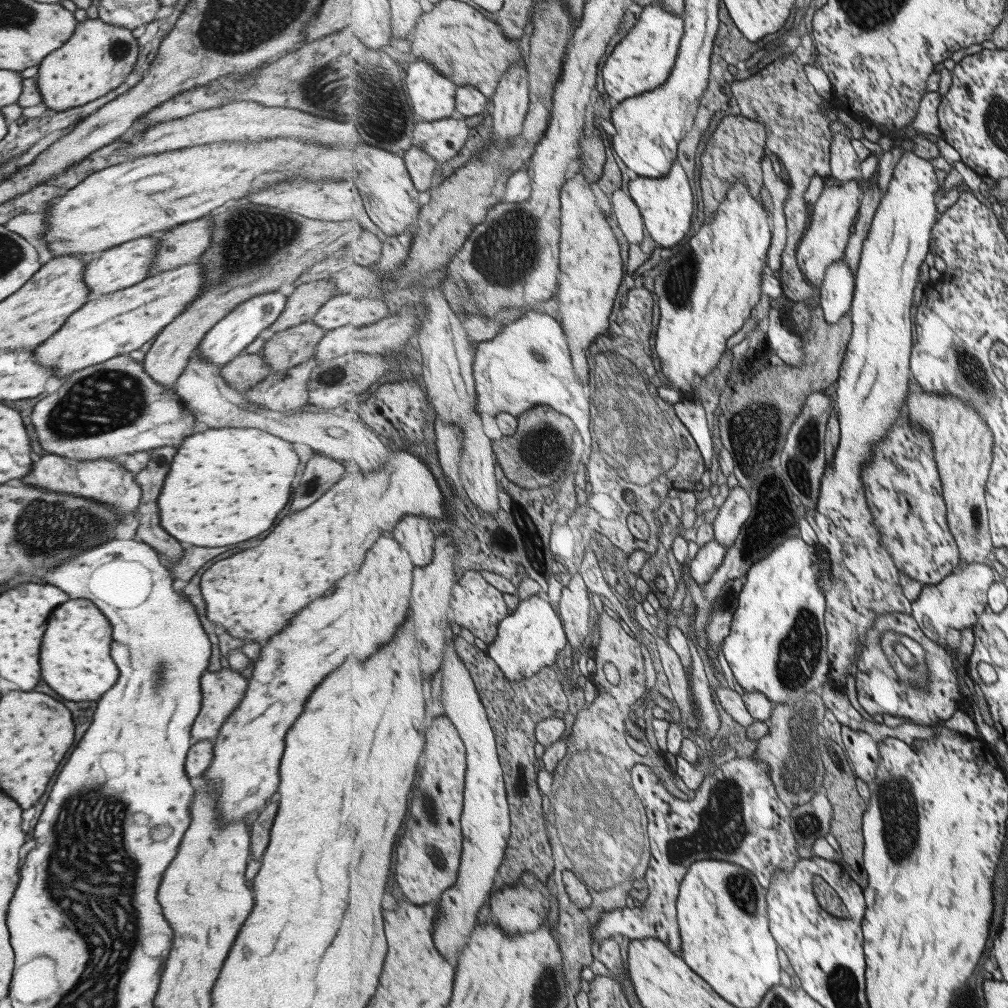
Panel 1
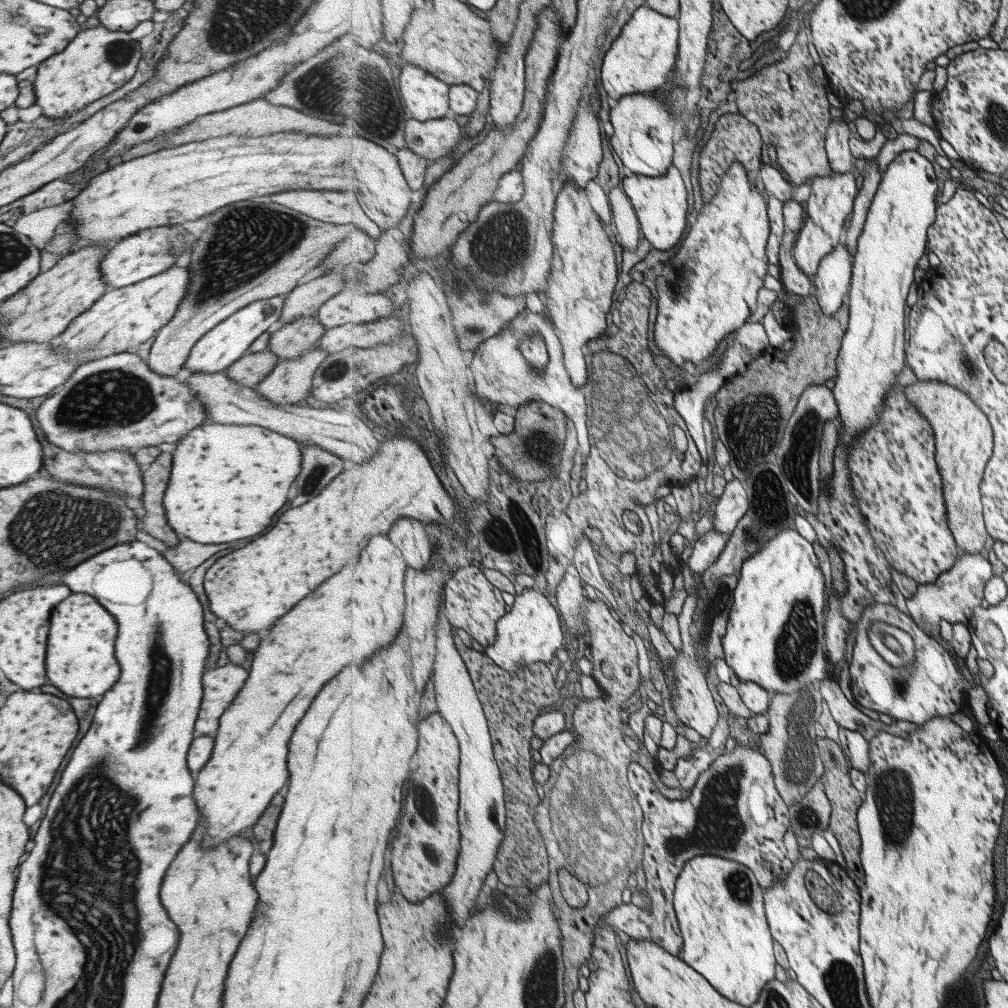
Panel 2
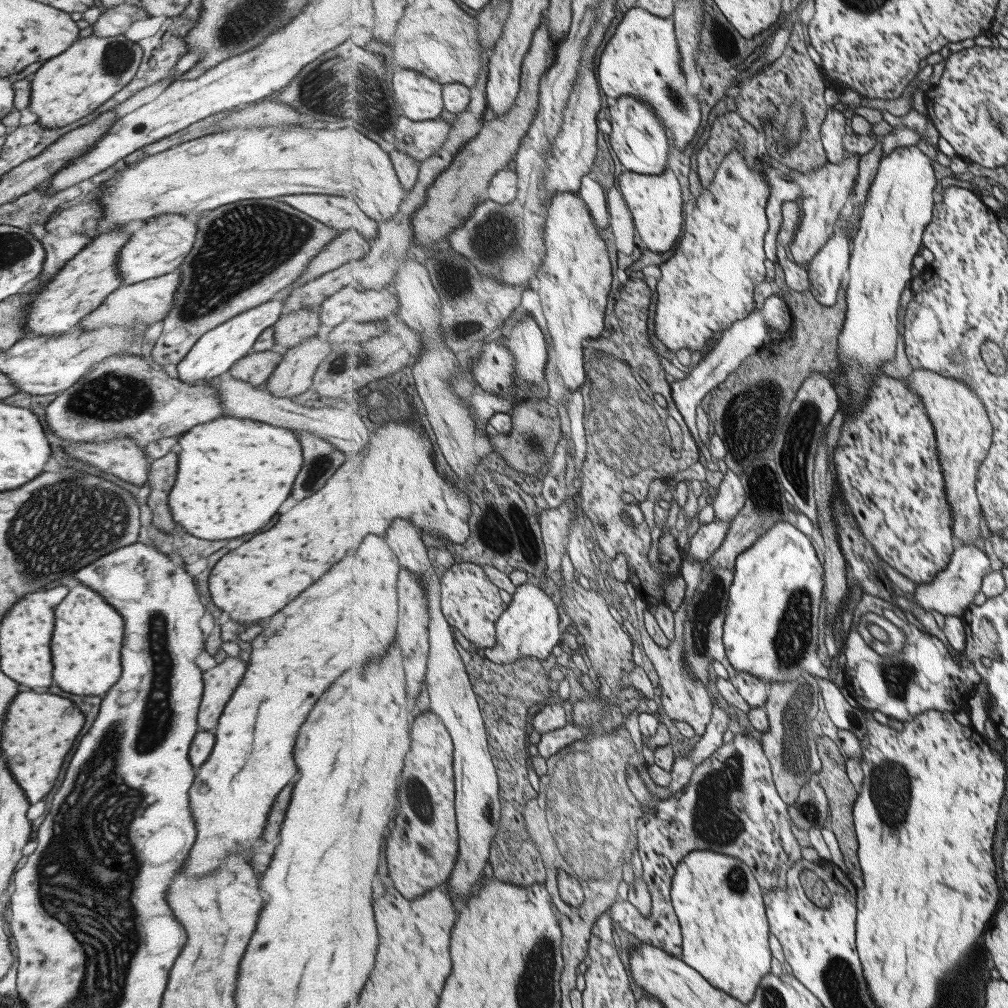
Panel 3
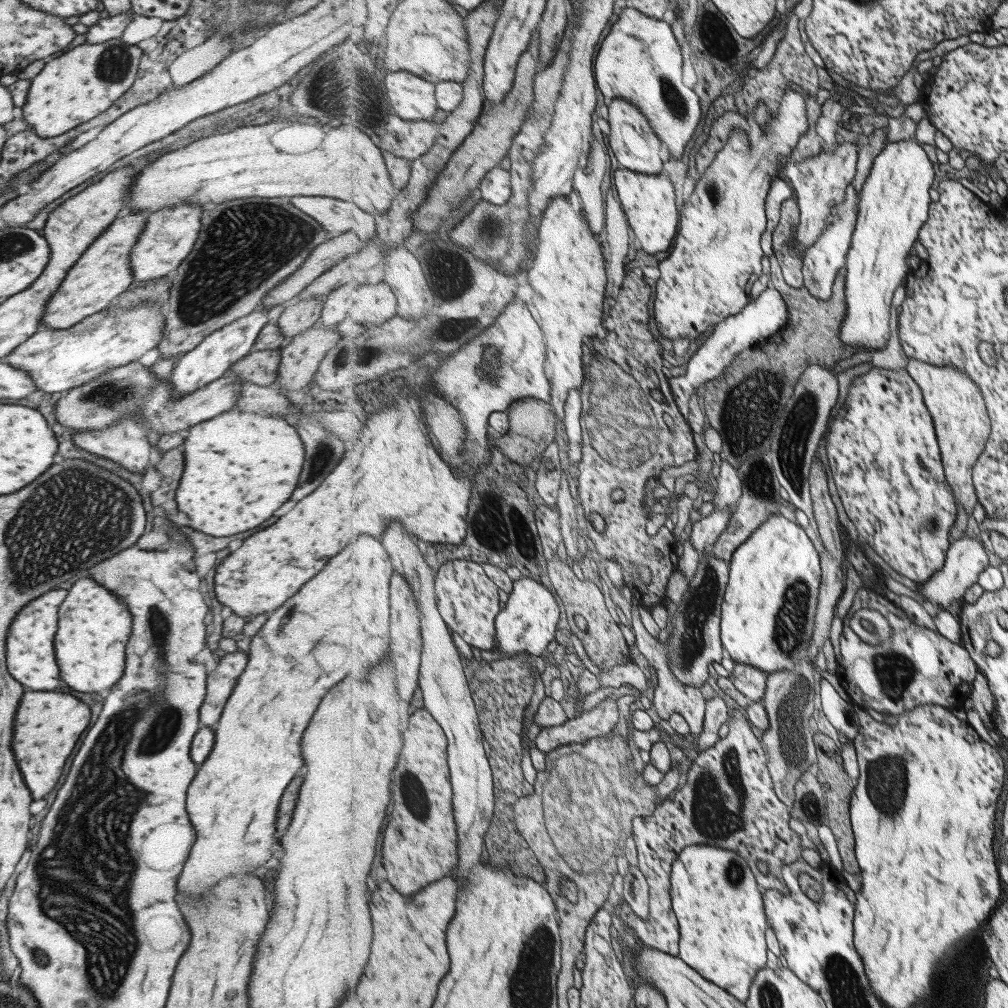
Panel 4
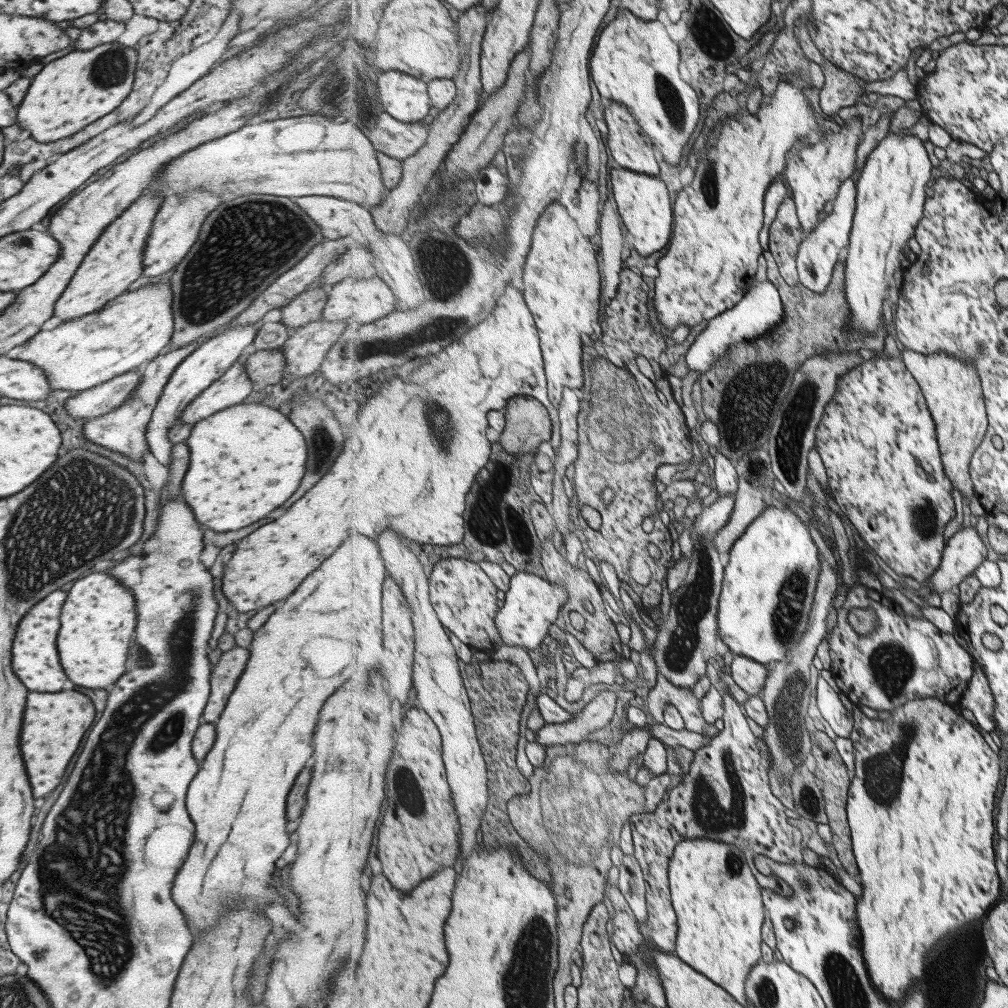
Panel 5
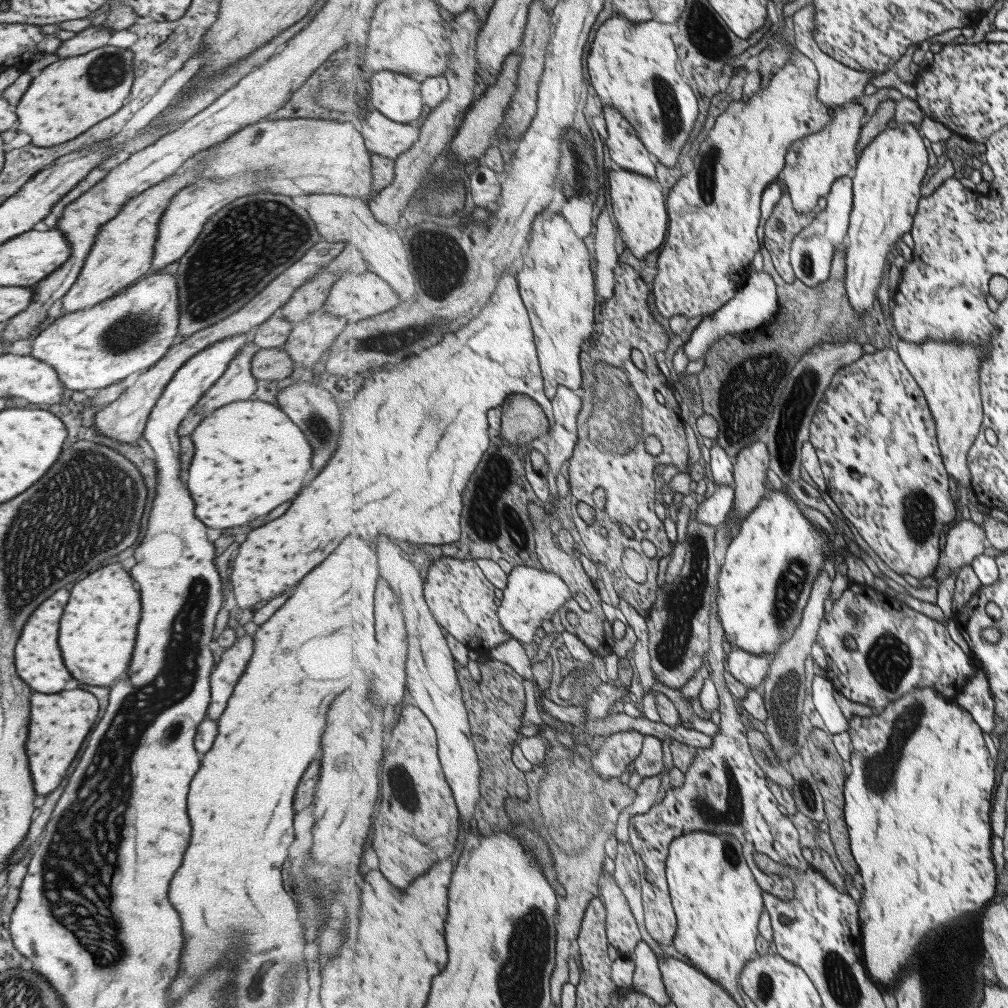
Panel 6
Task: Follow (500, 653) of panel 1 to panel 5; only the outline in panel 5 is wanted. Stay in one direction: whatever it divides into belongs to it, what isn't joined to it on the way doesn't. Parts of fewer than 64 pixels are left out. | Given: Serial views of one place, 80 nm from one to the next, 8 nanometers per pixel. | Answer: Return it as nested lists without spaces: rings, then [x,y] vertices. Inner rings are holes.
[[[516,572],[511,579],[510,589],[505,593],[496,625],[507,646],[522,646],[529,650],[541,648],[549,640],[551,624],[559,618],[562,606],[569,601],[568,590],[559,582],[551,582],[530,572]]]

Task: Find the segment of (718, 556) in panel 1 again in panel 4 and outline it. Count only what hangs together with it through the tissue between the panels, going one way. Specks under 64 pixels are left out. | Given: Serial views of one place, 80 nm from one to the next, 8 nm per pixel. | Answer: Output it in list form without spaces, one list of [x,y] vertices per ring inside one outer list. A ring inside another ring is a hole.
[[[734,509],[715,510],[711,515],[694,523],[690,532],[691,541],[701,554],[709,545],[713,546],[718,542],[720,536],[727,530],[733,514]]]

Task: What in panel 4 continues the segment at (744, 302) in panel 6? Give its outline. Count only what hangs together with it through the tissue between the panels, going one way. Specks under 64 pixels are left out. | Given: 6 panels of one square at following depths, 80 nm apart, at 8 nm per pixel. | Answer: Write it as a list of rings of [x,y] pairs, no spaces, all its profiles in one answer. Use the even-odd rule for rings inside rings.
[[[769,283],[768,287],[759,292],[756,299],[751,300],[739,314],[729,315],[729,318],[725,318],[723,322],[717,324],[713,333],[703,341],[690,358],[686,366],[686,374],[677,378],[671,377],[671,391],[675,394],[675,400],[683,414],[689,418],[691,396],[696,395],[701,386],[721,377],[725,373],[725,369],[731,367],[733,360],[738,358],[743,351],[765,342],[787,327],[789,321],[790,312],[783,295]]]

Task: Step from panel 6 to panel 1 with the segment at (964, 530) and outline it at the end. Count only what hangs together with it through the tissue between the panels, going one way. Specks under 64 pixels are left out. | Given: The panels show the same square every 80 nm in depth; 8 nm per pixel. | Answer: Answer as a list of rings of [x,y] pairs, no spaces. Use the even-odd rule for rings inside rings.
[[[974,562],[973,564],[962,563],[956,571],[951,573],[945,580],[942,580],[941,584],[923,585],[919,597],[913,604],[912,615],[917,619],[926,636],[931,641],[945,647],[953,655],[955,668],[959,674],[960,686],[971,697],[974,704],[977,702],[976,695],[970,689],[969,677],[965,675],[966,670],[959,664],[957,654],[947,644],[947,632],[951,628],[955,628],[958,631],[973,628],[979,622],[989,604],[988,592],[995,582],[995,574],[996,572],[993,567],[989,567],[989,564],[981,564],[980,562]]]

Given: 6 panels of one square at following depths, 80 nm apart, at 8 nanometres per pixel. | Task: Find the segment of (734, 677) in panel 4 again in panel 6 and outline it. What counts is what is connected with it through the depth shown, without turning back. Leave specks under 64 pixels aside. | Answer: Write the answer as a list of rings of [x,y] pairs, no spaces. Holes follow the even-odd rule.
[[[732,648],[727,658],[727,670],[749,689],[761,688],[768,677],[774,655],[753,655],[742,648]]]

